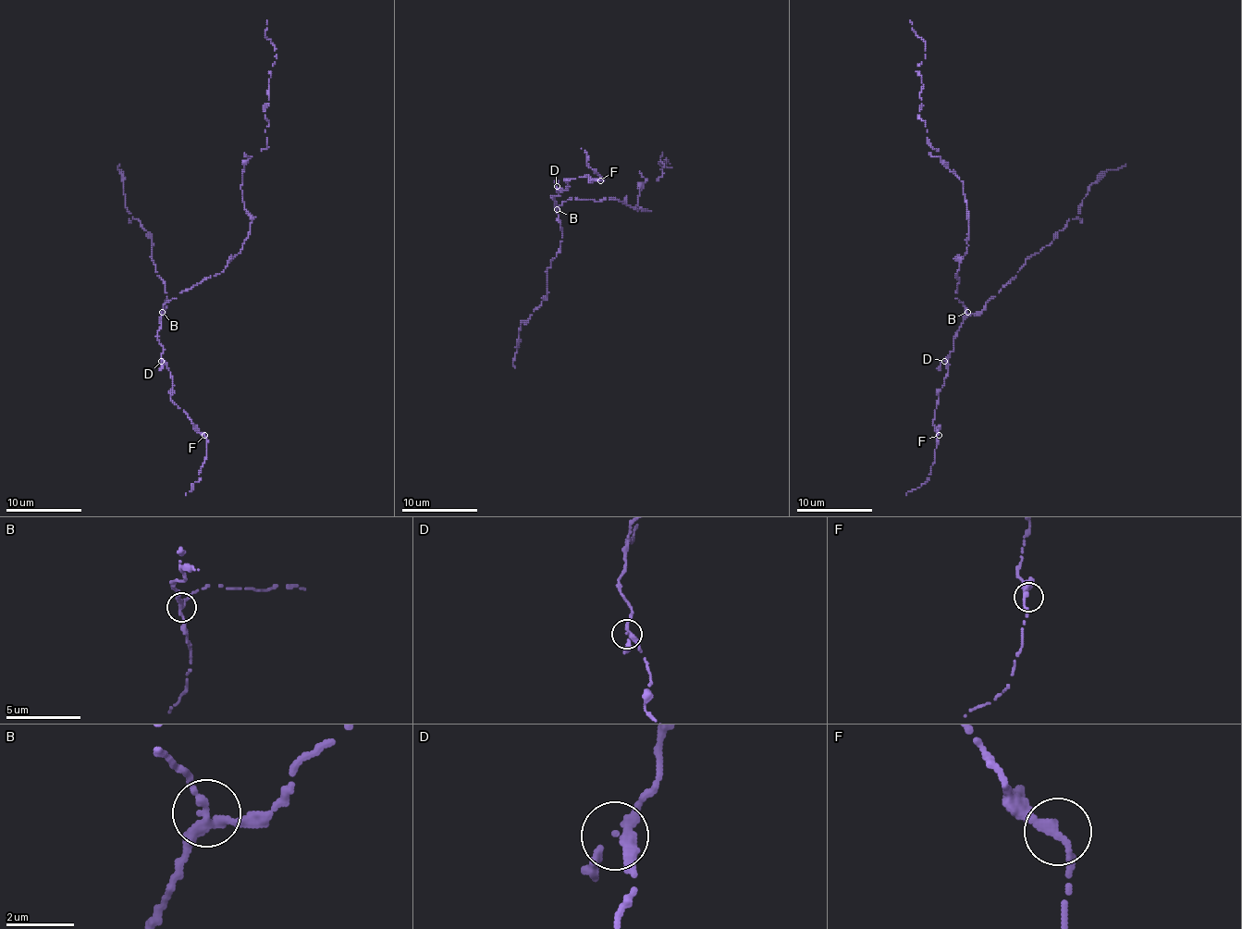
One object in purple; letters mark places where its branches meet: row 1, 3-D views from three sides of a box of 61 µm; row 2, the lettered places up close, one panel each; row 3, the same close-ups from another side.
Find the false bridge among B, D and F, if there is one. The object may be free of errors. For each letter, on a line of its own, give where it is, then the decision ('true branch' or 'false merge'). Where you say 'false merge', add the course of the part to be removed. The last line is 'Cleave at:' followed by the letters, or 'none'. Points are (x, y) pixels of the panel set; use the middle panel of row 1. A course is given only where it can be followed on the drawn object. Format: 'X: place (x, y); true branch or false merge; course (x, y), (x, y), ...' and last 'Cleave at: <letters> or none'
B: place (557, 209); true branch
D: place (557, 186); true branch
F: place (600, 180); true branch
Cleave at: none

